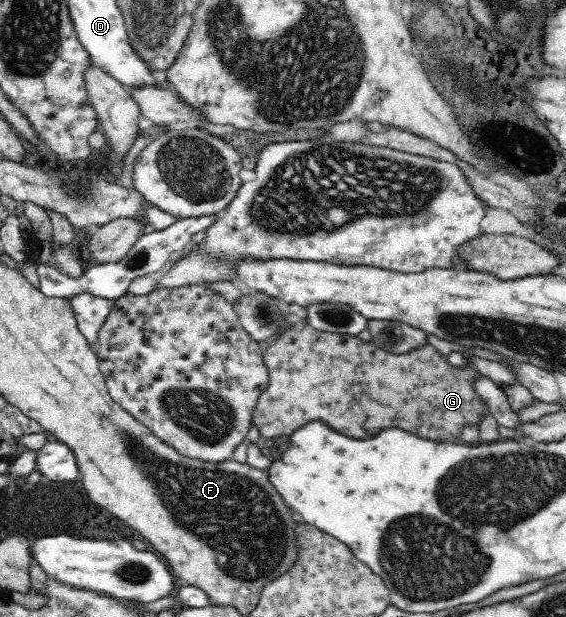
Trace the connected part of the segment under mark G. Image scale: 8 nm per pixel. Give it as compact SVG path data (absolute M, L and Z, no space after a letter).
M298 319L291 322L291 327L285 331L284 335L281 335L279 339L271 341L268 345L264 346L263 362L269 371L269 384L261 391L261 397L257 399L257 403L253 409L251 415L251 423L256 425L260 431L260 435L266 439L274 437L288 437L296 429L303 427L306 423L312 421L325 422L327 425L331 425L335 431L341 431L343 435L353 435L353 439L369 439L373 435L377 435L377 431L383 431L383 429L389 429L389 427L399 427L399 429L405 429L413 435L421 435L423 439L437 439L437 441L457 442L457 439L461 437L461 427L463 425L480 425L483 421L483 415L489 415L489 407L481 402L481 398L477 395L473 382L479 377L480 373L476 371L473 366L467 364L465 367L457 368L449 364L447 359L439 354L433 345L423 345L418 348L412 349L407 353L401 355L395 355L389 353L380 347L375 346L371 342L365 342L358 337L348 334L335 334L327 331L319 331L313 329Z

